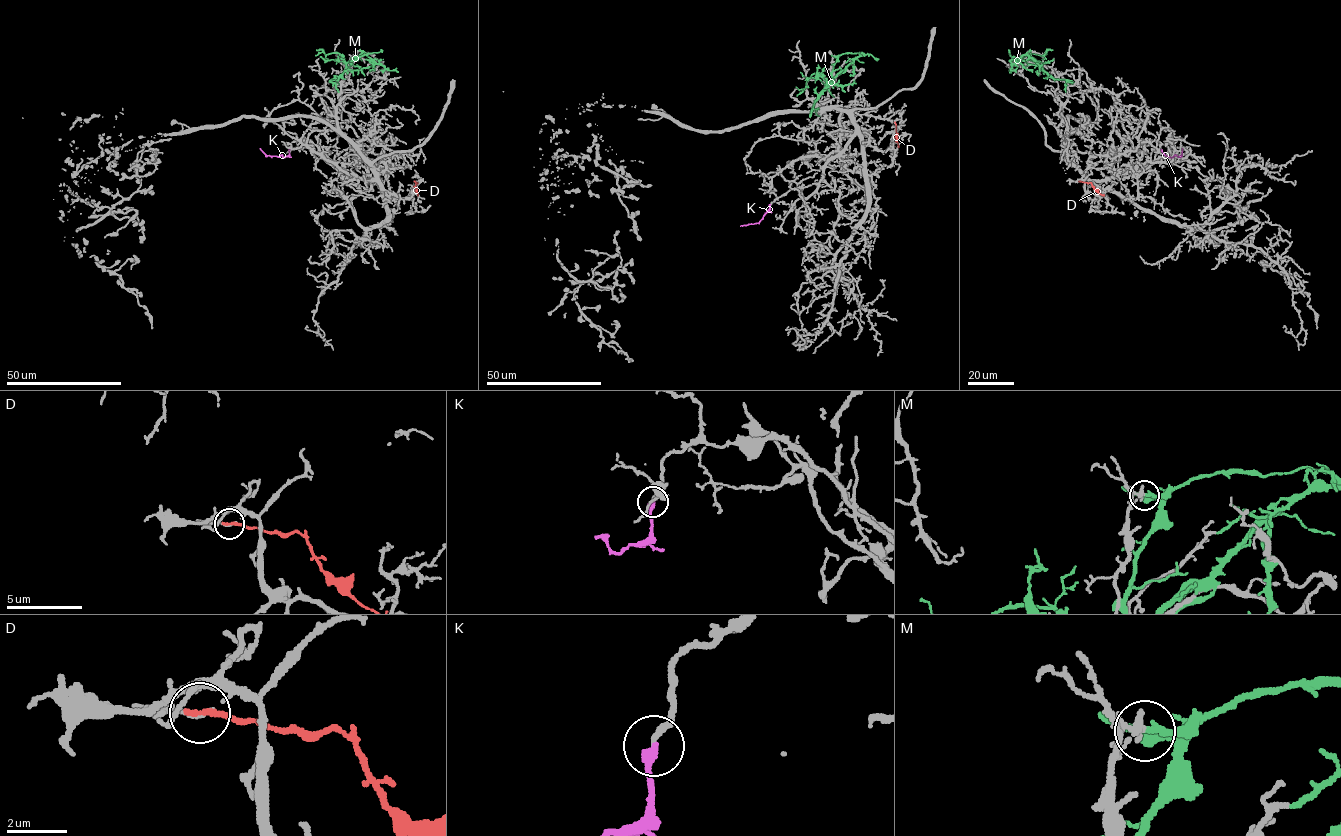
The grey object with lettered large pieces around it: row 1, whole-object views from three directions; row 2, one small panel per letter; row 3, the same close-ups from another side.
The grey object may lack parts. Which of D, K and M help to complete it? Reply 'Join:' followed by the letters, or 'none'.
Join: K

